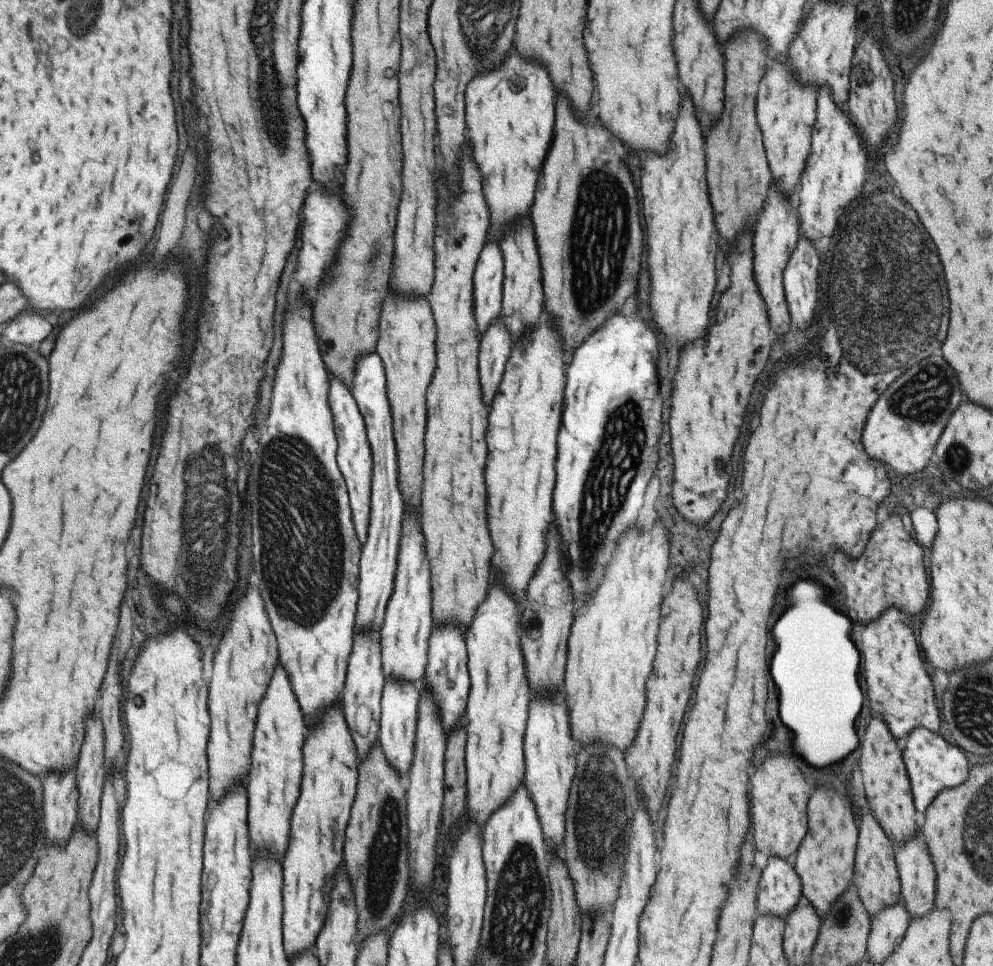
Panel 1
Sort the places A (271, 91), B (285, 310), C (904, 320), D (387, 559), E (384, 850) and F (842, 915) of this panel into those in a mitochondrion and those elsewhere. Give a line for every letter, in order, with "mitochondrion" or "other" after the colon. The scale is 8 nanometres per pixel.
A: mitochondrion
B: other
C: mitochondrion
D: other
E: mitochondrion
F: mitochondrion

